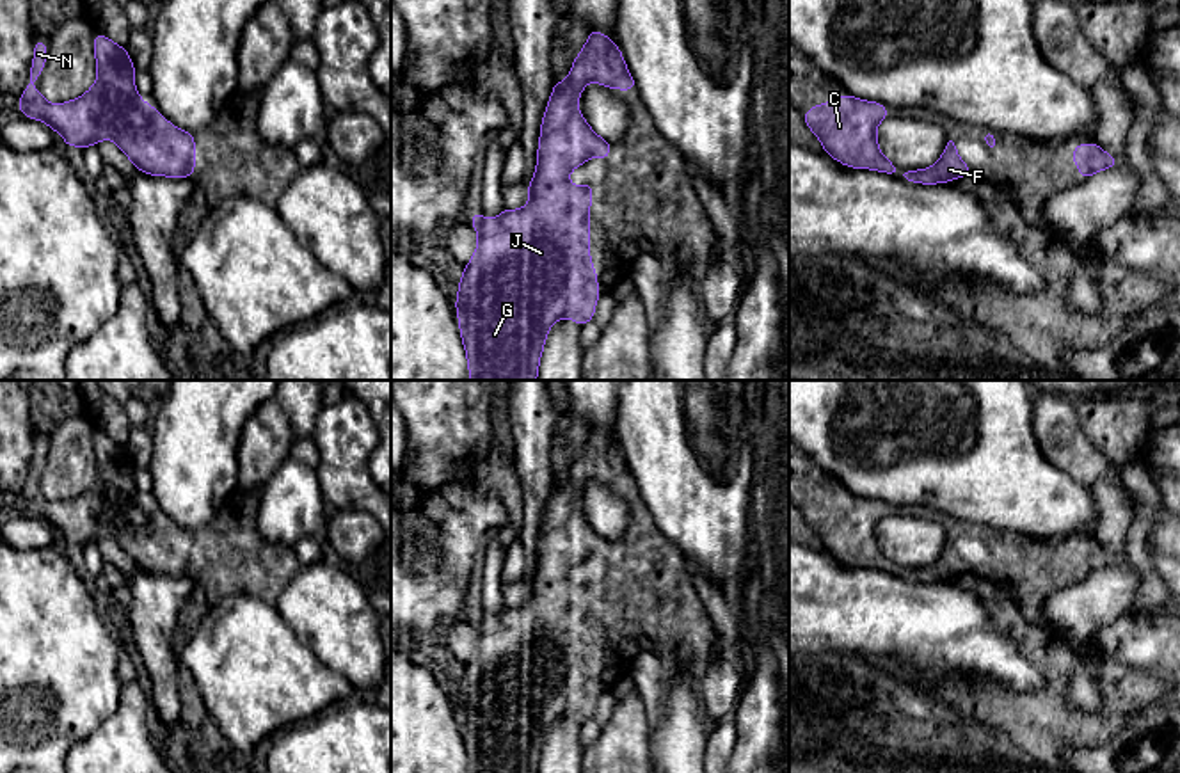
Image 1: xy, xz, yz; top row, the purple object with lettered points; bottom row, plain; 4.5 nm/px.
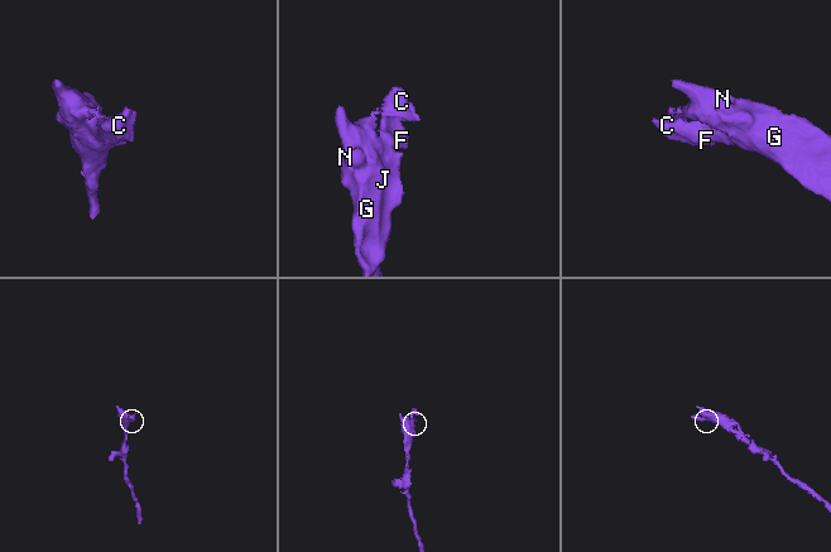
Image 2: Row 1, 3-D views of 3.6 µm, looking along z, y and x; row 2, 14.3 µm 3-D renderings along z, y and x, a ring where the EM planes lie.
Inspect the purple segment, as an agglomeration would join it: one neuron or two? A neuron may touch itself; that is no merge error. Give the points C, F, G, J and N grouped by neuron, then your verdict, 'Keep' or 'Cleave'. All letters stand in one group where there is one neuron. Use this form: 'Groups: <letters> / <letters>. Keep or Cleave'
Groups: C F G J N. Keep

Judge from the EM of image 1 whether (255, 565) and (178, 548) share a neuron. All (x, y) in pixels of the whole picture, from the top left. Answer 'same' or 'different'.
same

